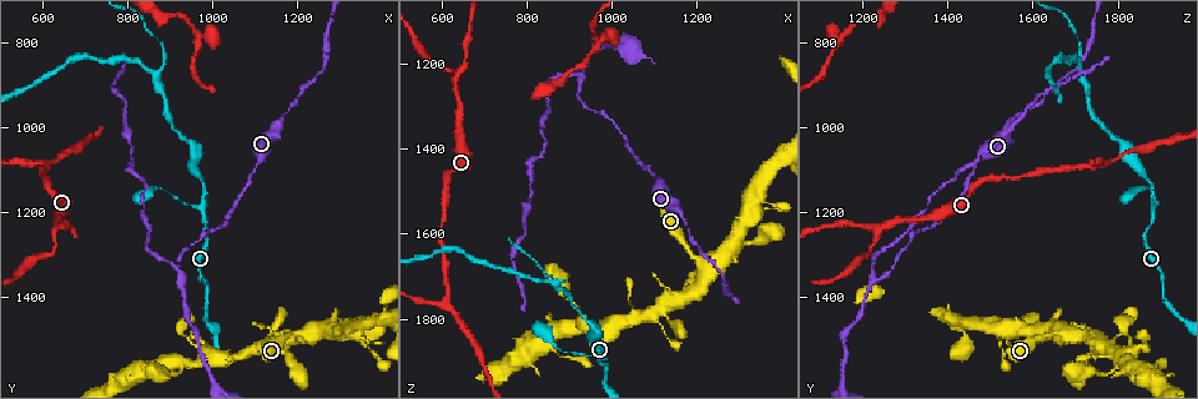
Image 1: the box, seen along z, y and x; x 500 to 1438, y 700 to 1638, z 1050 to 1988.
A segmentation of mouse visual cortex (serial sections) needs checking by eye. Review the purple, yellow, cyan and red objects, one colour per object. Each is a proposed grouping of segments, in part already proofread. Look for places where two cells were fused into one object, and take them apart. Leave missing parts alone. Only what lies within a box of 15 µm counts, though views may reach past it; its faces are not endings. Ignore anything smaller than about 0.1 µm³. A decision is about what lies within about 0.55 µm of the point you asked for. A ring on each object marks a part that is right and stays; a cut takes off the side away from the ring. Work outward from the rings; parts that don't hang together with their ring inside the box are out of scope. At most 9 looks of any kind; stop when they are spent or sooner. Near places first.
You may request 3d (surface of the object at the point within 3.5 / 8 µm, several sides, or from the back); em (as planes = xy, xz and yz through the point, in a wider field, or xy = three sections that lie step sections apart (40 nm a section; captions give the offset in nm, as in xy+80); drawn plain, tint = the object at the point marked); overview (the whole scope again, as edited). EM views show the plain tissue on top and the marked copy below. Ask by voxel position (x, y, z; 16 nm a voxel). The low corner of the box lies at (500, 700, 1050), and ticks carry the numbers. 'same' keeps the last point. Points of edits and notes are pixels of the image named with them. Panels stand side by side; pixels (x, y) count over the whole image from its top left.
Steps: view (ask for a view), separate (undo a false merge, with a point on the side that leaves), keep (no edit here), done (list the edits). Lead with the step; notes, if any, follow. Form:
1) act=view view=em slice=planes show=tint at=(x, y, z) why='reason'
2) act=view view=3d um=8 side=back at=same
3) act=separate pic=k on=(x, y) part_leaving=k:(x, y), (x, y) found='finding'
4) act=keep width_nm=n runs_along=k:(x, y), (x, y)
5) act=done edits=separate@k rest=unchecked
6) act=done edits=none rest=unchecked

act=view view=3d um=3.5 at=(1325, 1480, 1530)

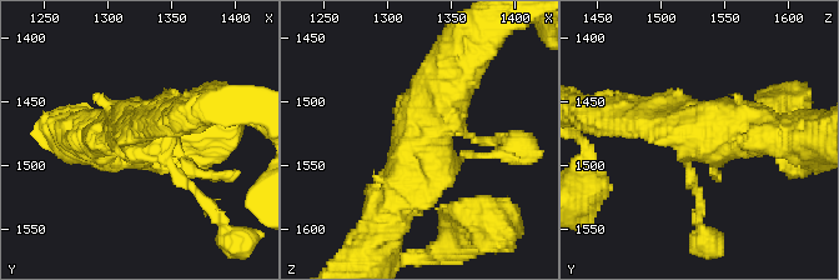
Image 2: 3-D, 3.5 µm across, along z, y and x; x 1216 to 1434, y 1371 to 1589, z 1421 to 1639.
act=view view=em slice=planes show=tint at=(1324, 1476, 1536)

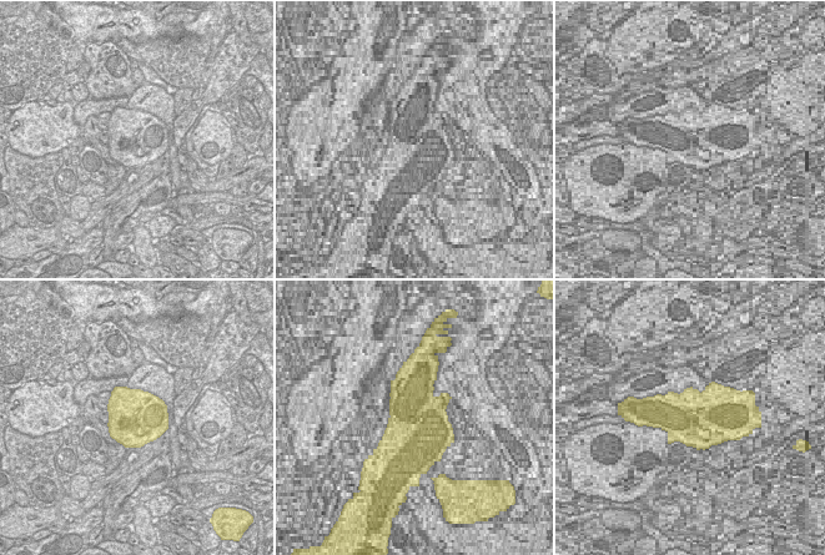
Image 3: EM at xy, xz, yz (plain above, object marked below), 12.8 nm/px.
act=view view=em slice=xy step=2 show=tint at=same

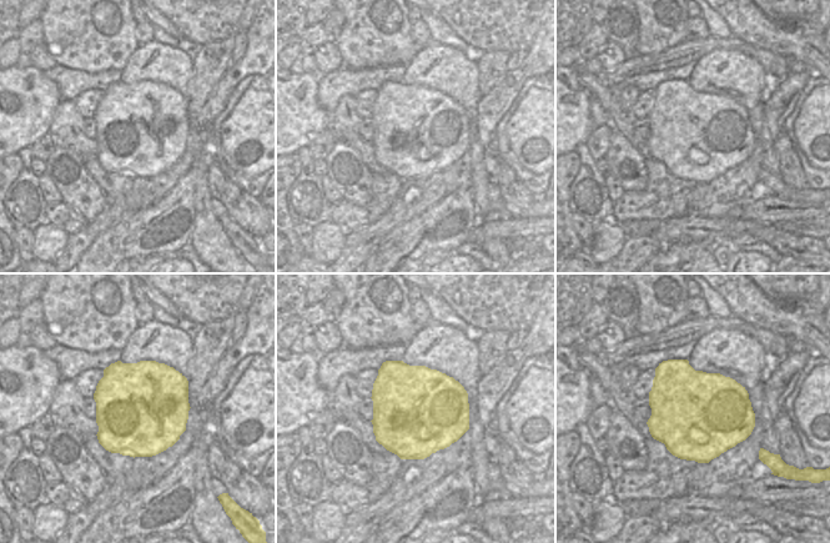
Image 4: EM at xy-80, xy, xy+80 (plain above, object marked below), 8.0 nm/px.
act=keep runs_along=2:(382, 218), (443, 78) found='one cell here'

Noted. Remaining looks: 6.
act=view view=3d um=3.5 at=(930, 1355, 1230) why='abrupt turn'

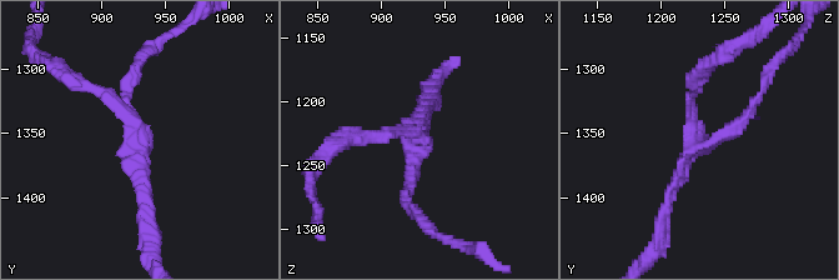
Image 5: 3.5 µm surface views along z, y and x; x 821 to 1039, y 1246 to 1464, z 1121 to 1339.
act=view view=em slice=xy step=3 show=tint at=(932, 1358, 1230) arms=3 arm_widths_nm=150,150,150 why='shape alone is not enough'

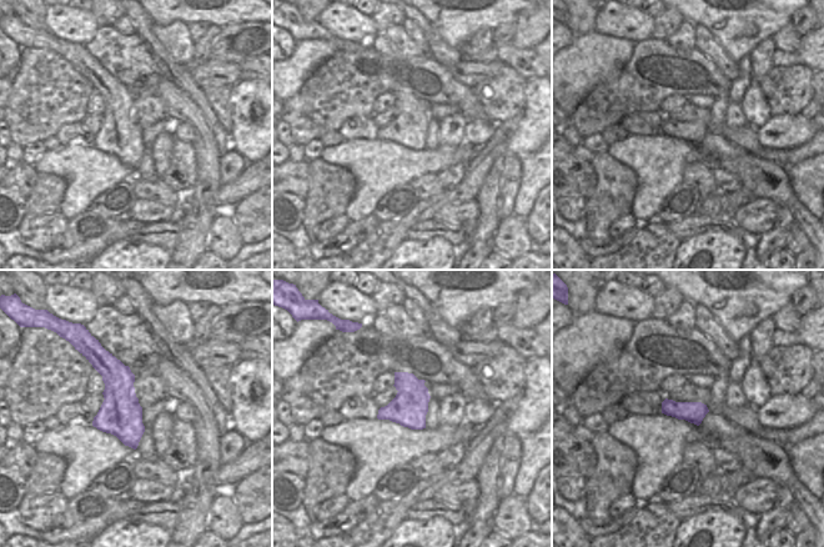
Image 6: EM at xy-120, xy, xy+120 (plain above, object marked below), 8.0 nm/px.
act=keep found='one cell here'

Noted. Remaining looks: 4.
act=view view=3d um=8 at=(635, 1235, 1240) why='three-way junction'

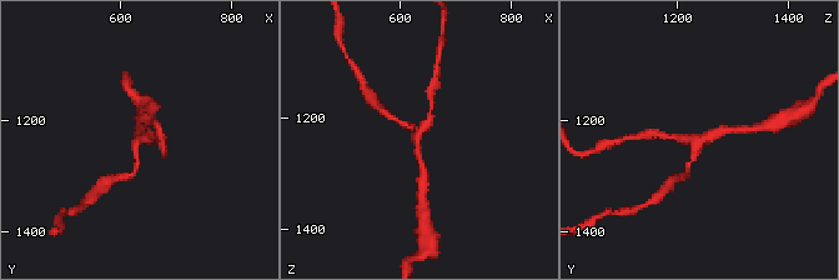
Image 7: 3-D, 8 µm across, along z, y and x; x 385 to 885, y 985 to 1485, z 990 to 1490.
act=view view=3d um=3.5 at=(630, 1235, 1240)

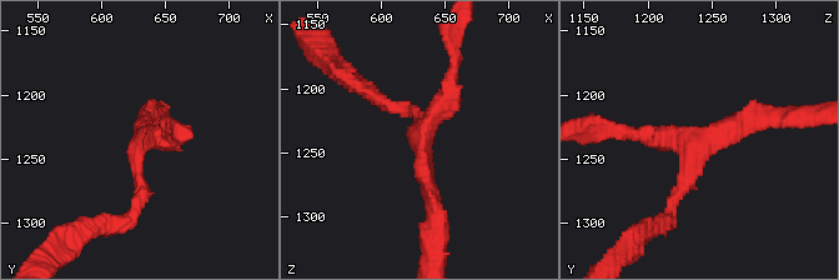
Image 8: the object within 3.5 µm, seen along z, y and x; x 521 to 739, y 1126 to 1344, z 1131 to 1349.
act=keep runs_along=8:(774, 118), (703, 140), (672, 216) found='continuous, no second cell'

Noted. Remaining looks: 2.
act=view view=3d um=3.5 at=(615, 1085, 1765) why='three arms meet'

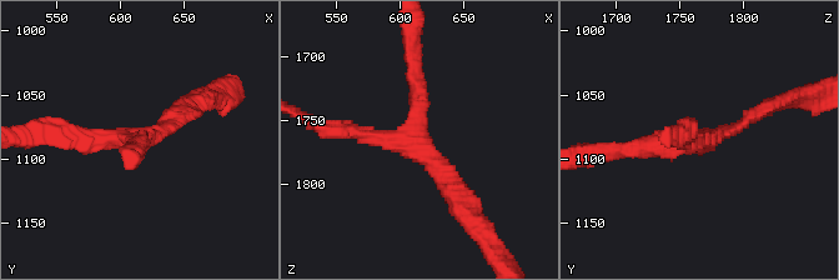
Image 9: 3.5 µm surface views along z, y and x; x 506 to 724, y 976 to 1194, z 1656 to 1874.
act=view view=em slice=planes show=tint at=(610, 1088, 1764)

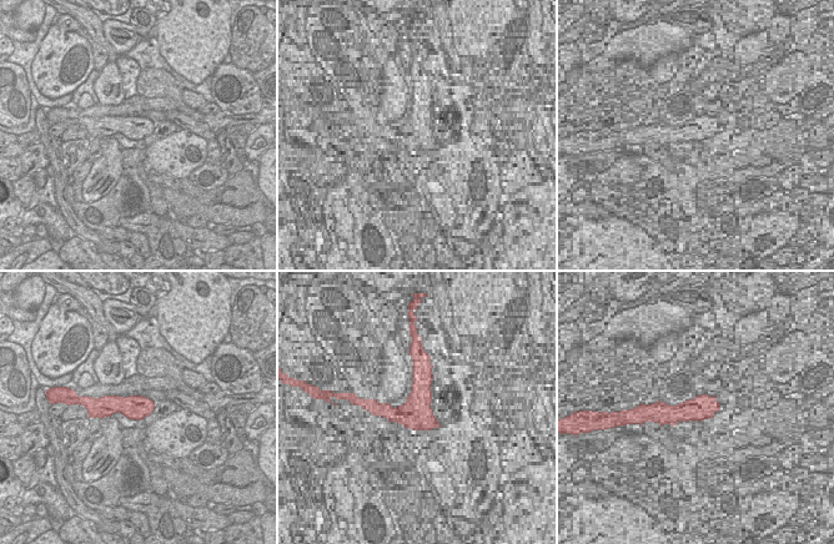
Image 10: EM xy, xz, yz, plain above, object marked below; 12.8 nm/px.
act=keep runs_along=9:(412, 55), (412, 138), (458, 195) found='all the same cell'

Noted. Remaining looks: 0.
act=done edits=none rest=unchecked

